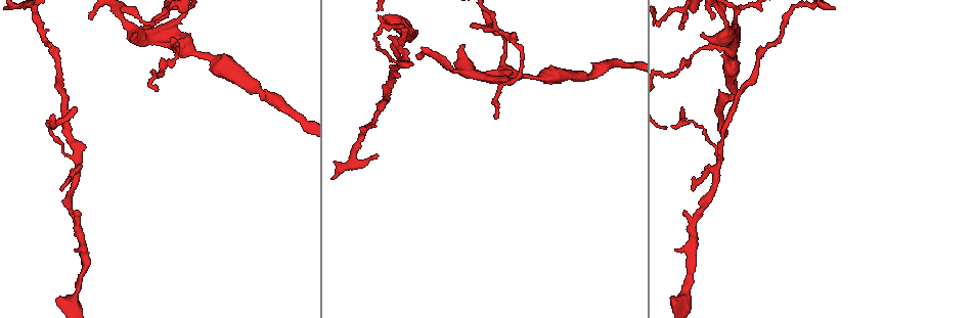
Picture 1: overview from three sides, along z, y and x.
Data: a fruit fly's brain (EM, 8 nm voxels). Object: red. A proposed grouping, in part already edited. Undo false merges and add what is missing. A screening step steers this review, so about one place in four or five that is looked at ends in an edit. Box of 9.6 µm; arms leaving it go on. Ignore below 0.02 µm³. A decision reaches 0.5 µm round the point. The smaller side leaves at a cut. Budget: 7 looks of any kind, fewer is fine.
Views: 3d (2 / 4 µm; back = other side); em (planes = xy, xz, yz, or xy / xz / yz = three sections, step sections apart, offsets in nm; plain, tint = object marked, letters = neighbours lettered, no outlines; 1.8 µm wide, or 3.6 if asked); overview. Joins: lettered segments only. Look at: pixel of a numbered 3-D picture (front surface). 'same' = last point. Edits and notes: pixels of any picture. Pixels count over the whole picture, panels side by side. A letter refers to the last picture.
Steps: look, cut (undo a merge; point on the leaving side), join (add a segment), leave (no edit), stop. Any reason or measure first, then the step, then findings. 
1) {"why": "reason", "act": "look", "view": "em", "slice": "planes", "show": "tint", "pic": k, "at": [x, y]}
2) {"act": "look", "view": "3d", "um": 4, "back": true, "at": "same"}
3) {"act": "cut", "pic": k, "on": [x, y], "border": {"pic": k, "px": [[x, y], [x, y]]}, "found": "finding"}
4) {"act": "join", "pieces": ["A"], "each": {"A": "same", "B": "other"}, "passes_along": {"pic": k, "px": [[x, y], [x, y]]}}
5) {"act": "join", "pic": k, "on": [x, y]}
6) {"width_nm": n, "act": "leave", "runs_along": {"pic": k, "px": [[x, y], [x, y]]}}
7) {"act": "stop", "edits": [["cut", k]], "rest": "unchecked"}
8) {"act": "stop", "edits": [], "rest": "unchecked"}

{"why": "branch stops here", "act": "look", "view": "3d", "um": 2, "pic": 1, "at": [418, 54]}

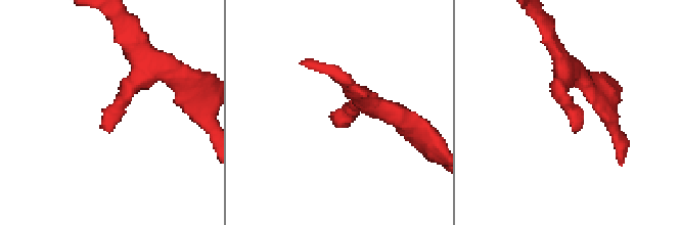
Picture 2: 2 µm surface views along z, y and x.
{"why": "shape alone is not enough", "act": "look", "view": "em", "slice": "xz", "step": 8, "show": "tint", "pic": 2, "at": [338, 115]}

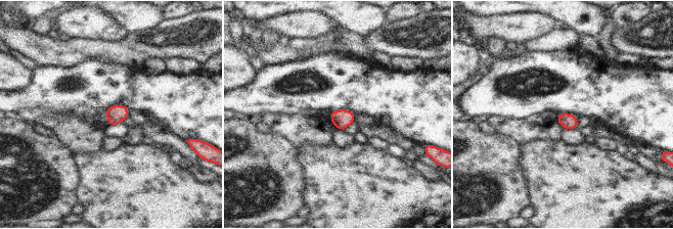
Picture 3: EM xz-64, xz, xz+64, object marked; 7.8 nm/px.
{"act": "look", "view": "em", "slice": "planes", "show": "letters", "at": "same"}

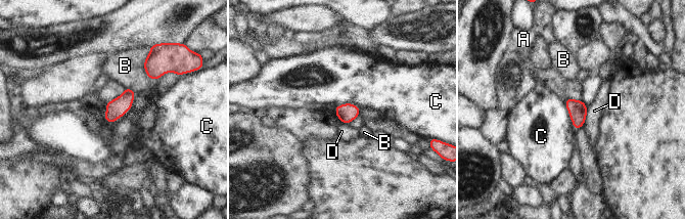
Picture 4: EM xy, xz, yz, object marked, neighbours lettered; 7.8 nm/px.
{"longest_contact_nm": ["C", 260], "act": "leave", "each": {"A": "other", "B": "other", "C": "other", "D": "other"}, "border": {"pic": 4, "px": [[563, 100], [572, 125], [576, 130]]}, "found": "none of them fits"}

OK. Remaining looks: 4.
{"act": "look", "view": "3d", "um": 4, "pic": 1, "at": [735, 91]}

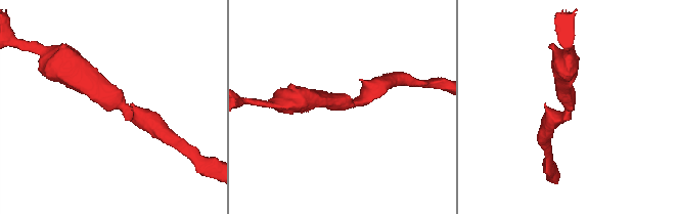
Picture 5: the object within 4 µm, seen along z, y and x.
{"arm_widths_nm": [280, 300], "act": "look", "view": "em", "slice": "planes", "show": "letters", "pic": 5, "at": [568, 111]}

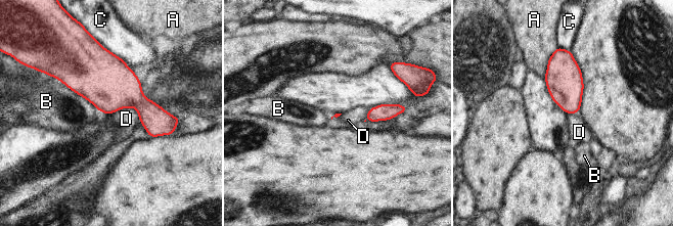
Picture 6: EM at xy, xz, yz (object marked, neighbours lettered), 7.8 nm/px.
{"longest_contact_nm": ["B", 480], "act": "leave", "each": {"A": "other", "B": "other", "C": "other", "D": "other"}, "found": "continuous, no second neuron"}

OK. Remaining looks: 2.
{"why": "calibre changes", "act": "look", "view": "em", "um": 3.6, "slice": "planes", "show": "letters", "pic": 1, "at": [406, 64]}

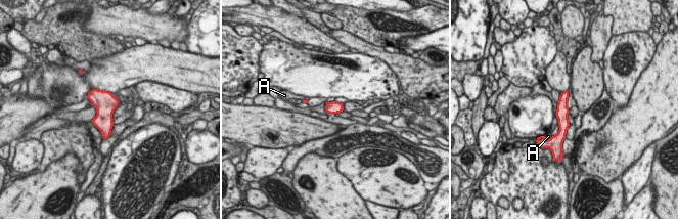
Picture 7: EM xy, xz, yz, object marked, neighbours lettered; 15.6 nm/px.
{"act": "leave", "each": {"A": "other"}, "border": {"pic": 7, "px": [[544, 135], [547, 139], [551, 137]]}, "found": "one neuron here"}

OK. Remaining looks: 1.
{"act": "stop", "edits": [], "rest": "unchecked"}

